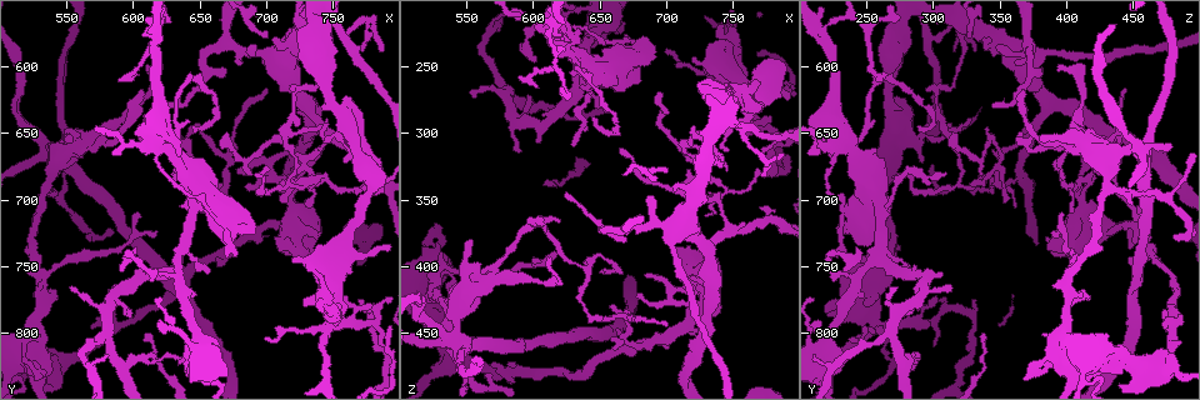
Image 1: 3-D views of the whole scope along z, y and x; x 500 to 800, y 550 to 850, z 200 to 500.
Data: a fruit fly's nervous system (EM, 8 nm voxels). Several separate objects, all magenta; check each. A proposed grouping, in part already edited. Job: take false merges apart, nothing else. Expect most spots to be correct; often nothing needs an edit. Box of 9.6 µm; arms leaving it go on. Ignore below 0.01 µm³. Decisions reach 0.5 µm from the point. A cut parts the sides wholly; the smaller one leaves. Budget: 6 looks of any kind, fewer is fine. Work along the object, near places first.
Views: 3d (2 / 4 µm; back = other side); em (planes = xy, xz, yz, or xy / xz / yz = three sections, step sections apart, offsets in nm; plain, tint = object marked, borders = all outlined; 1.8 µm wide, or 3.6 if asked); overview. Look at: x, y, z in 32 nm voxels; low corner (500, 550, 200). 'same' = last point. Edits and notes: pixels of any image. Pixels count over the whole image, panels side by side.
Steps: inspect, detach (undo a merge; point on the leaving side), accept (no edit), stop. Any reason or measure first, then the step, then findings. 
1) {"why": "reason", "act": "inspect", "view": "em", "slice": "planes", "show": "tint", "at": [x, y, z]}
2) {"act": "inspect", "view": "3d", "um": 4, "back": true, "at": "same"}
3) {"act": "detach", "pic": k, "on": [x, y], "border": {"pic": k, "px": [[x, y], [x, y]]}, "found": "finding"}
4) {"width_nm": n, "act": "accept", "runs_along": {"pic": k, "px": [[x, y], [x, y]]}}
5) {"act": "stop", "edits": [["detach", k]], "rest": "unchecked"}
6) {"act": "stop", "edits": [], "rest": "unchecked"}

{"act": "inspect", "view": "3d", "um": 4, "at": [726, 672, 348]}

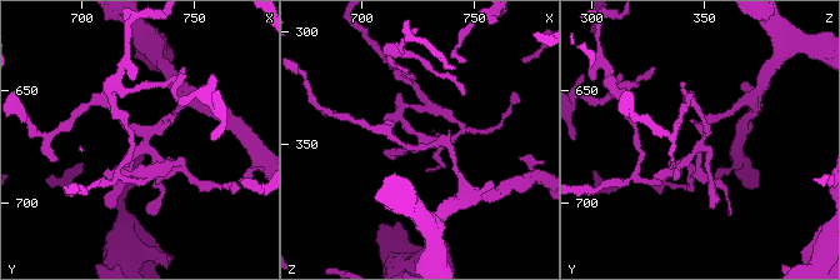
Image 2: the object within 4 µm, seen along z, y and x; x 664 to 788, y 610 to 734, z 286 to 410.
{"act": "inspect", "view": "em", "slice": "planes", "show": "tint", "at": [728, 674, 349]}

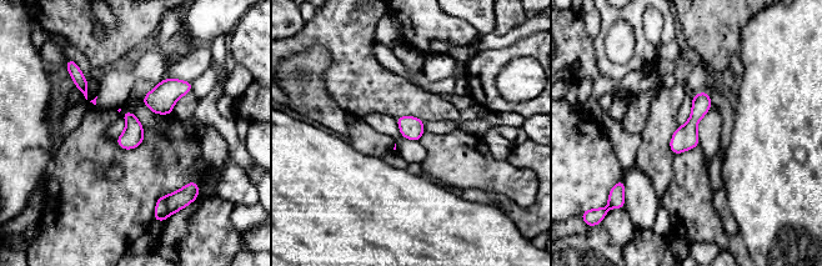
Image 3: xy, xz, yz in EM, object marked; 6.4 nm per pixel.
{"width_nm": 140, "act": "accept", "runs_along": {"pic": 3, "px": [[705, 95], [688, 132], [676, 150]]}, "found": "one neuron here"}

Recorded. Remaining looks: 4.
{"why": "calibre changes", "act": "inspect", "view": "em", "slice": "planes", "show": "tint", "at": [716, 696, 414]}

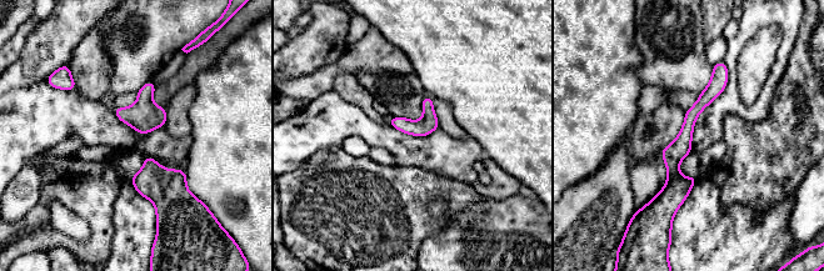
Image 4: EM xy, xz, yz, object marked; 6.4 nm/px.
{"act": "accept", "runs_along": {"pic": 4, "px": [[719, 66], [673, 155], [670, 207]]}, "found": "continuous, no second neuron"}

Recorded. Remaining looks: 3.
{"why": "four or more arms meet", "act": "inspect", "view": "em", "slice": "planes", "show": "tint", "at": [542, 664, 454]}

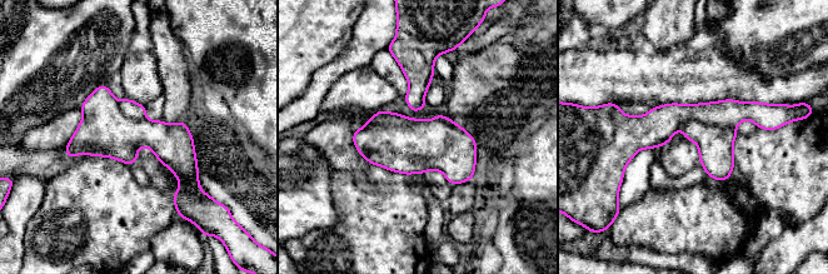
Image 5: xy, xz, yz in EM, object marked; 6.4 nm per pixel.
{"act": "accept", "found": "continuous, no second neuron"}

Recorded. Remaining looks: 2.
{"act": "stop", "edits": [], "rest": "unchecked"}

